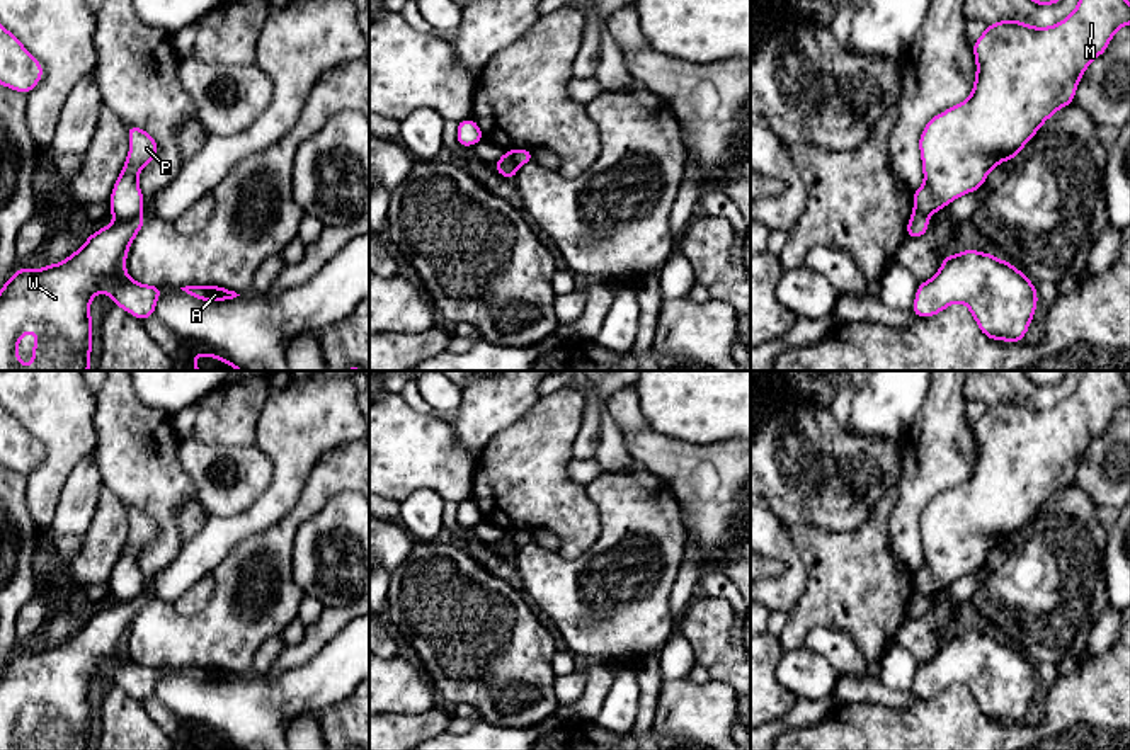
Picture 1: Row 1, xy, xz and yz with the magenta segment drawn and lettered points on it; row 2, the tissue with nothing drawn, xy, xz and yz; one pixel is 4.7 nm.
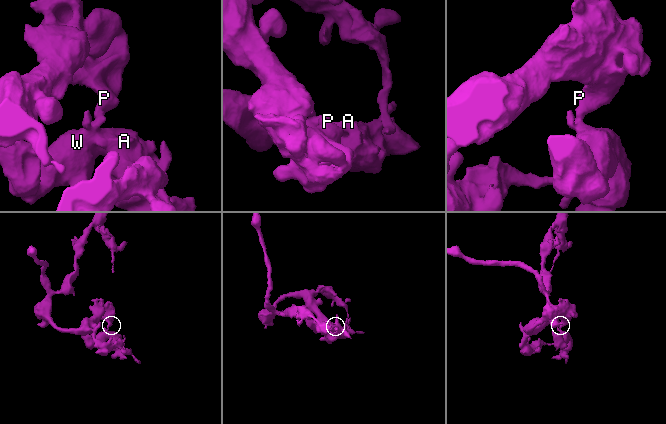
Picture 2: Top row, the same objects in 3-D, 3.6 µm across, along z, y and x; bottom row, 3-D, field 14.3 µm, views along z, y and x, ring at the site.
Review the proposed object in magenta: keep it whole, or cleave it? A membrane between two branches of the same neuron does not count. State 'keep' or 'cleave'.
cleave

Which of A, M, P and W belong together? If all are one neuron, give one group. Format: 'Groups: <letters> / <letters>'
Groups: A W / M P

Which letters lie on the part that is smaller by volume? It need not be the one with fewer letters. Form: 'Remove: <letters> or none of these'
Remove: A, W

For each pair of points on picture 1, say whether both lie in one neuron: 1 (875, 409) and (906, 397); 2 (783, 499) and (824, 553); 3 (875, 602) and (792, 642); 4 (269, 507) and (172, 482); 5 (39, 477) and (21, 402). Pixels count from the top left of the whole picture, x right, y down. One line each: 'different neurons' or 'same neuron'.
1: same neuron
2: different neurons
3: same neuron
4: different neurons
5: same neuron

